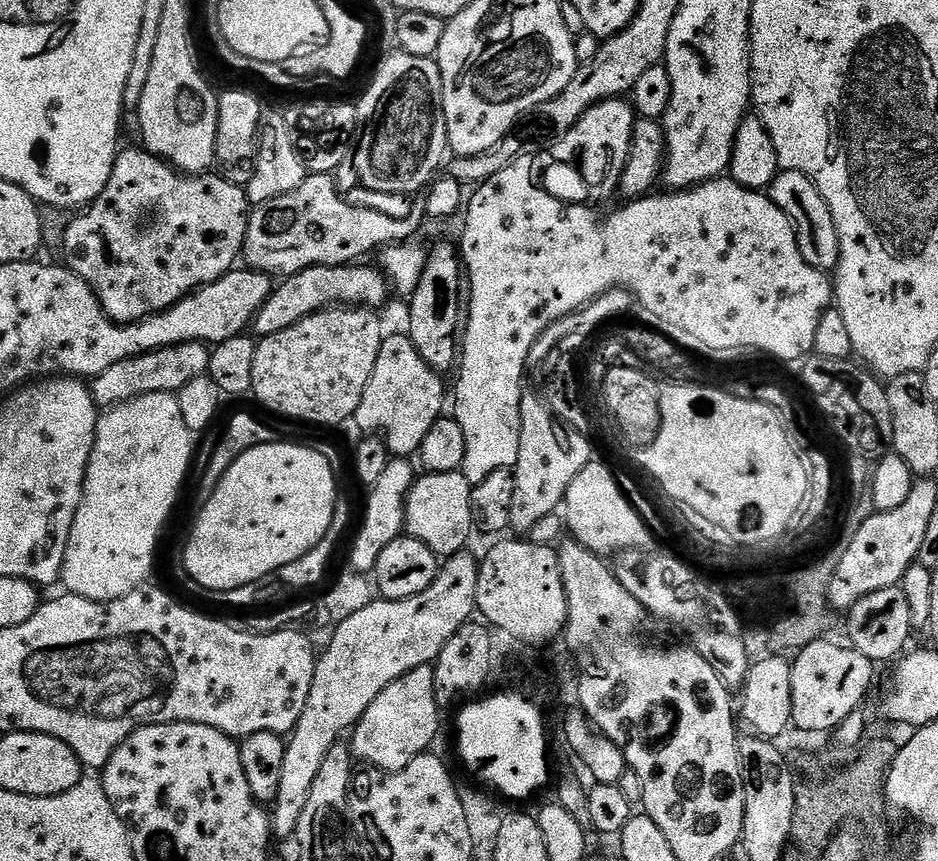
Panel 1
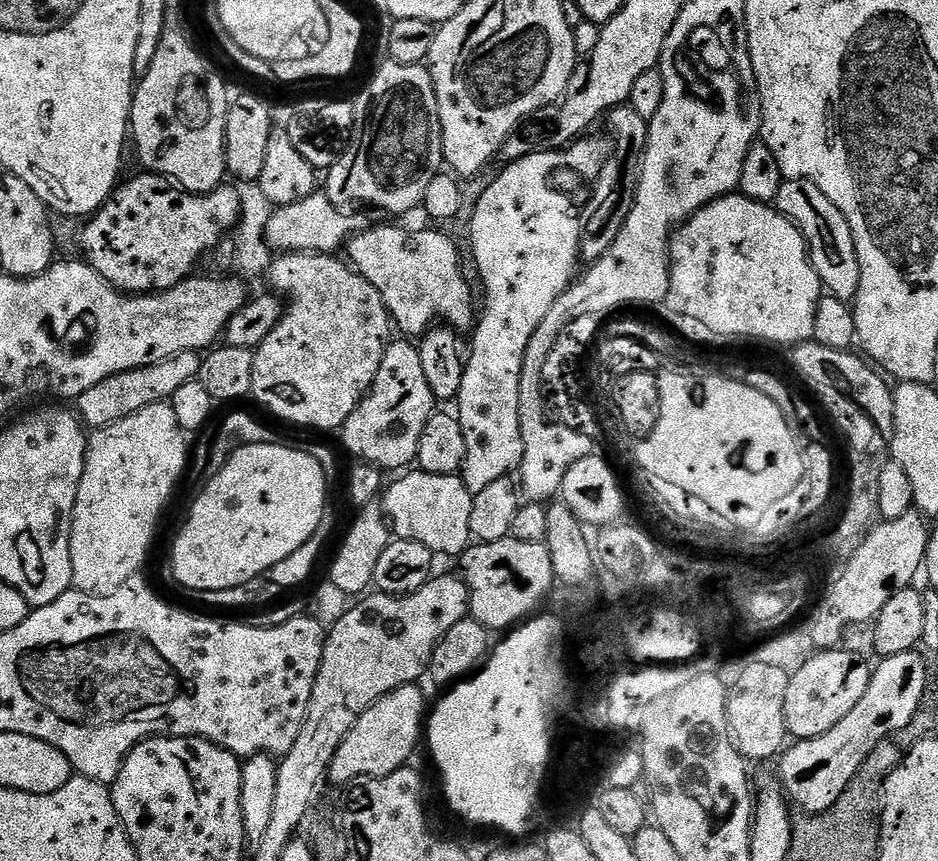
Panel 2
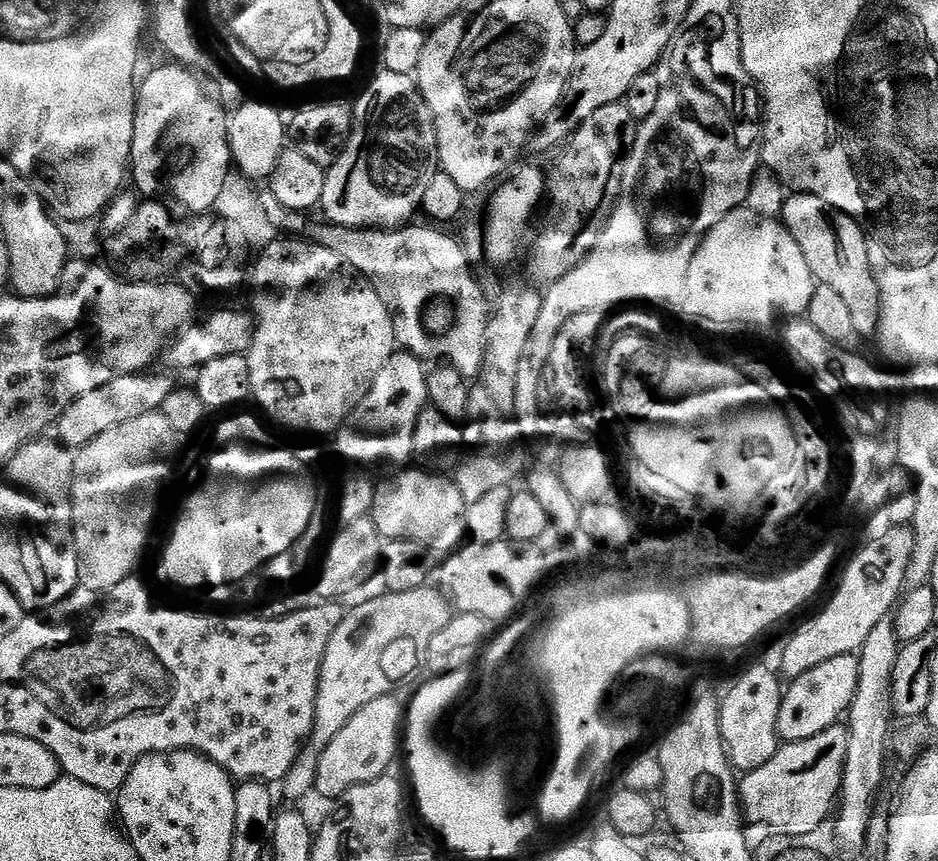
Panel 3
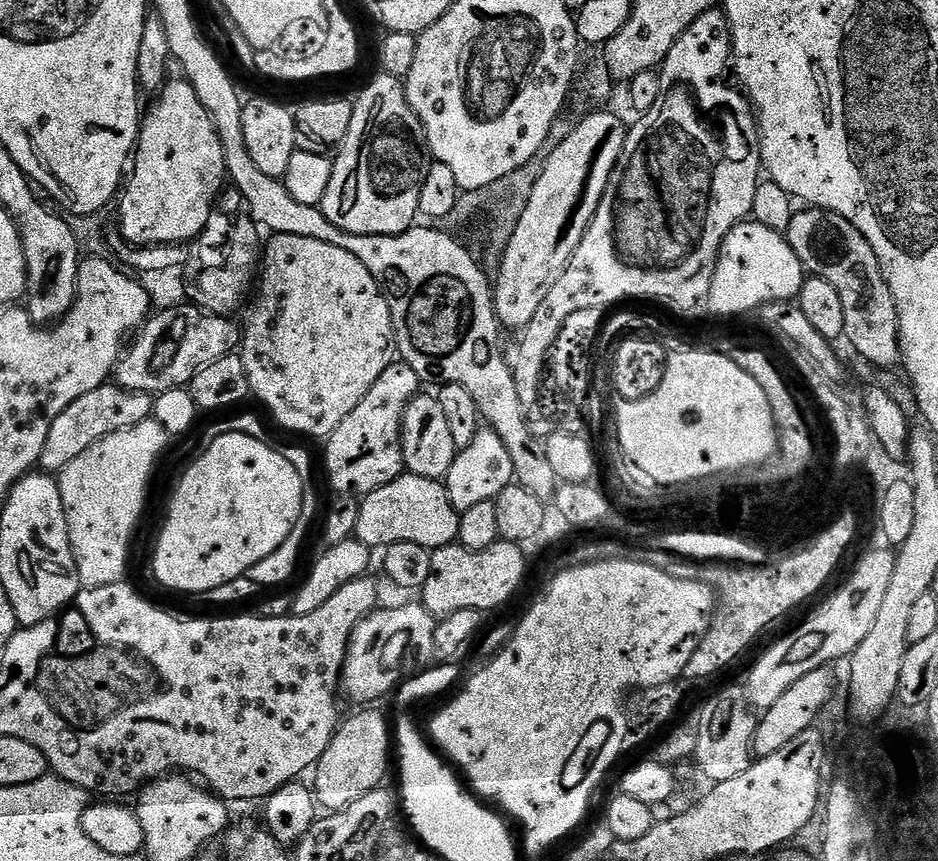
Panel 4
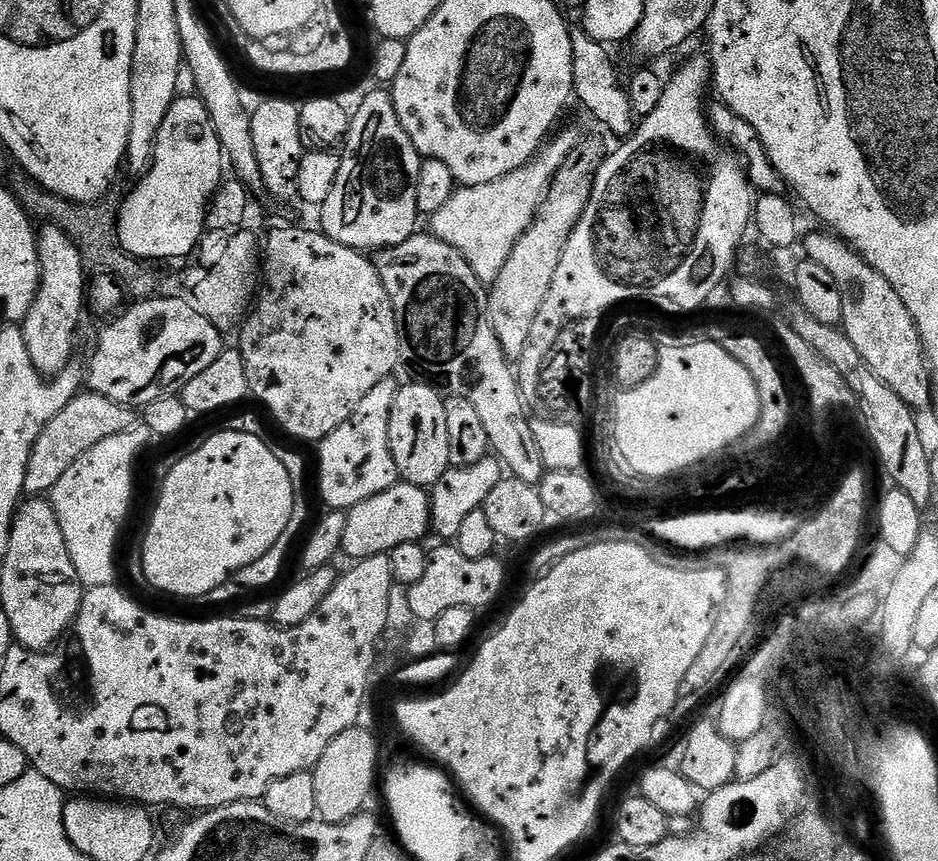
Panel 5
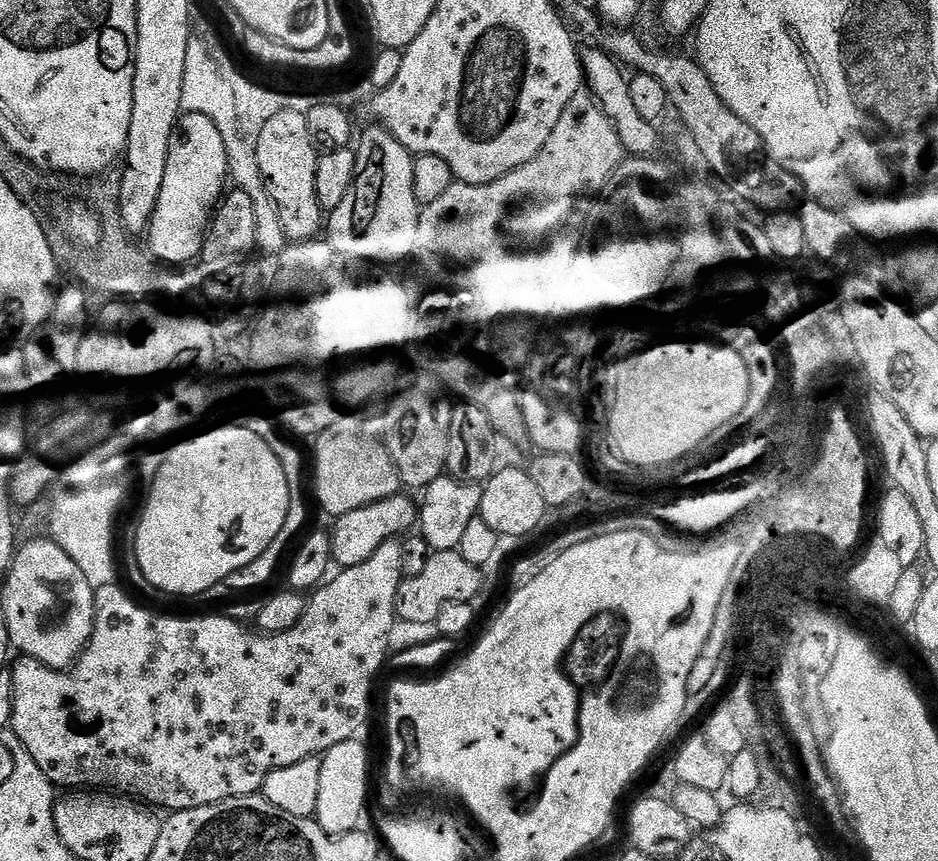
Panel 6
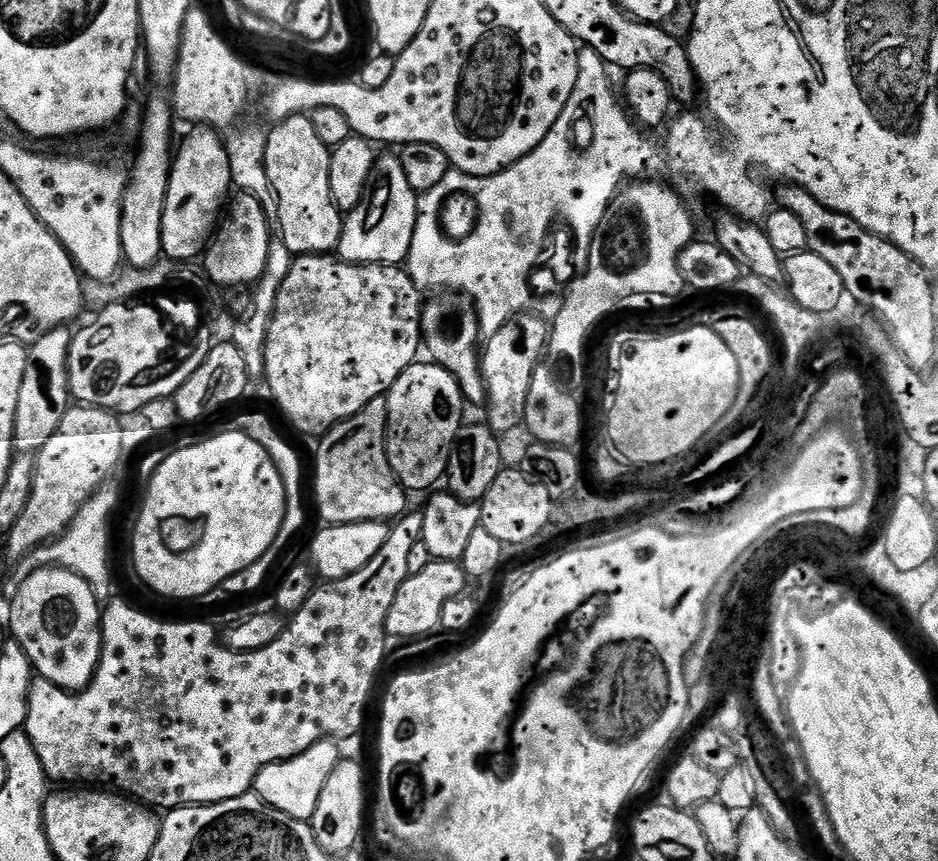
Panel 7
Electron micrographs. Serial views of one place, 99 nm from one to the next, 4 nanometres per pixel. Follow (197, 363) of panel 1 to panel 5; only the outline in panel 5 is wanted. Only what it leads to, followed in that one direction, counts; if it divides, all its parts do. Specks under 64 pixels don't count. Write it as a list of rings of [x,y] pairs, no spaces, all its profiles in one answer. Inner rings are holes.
[[[91,390],[81,391],[59,414],[54,414],[54,418],[46,422],[42,434],[38,434],[38,442],[34,442],[26,470],[25,493],[32,498],[51,493],[58,478],[62,478],[62,474],[66,474],[66,470],[70,470],[70,466],[74,466],[74,462],[78,462],[78,458],[90,450],[90,446],[98,446],[102,438],[122,434],[122,430],[130,430],[137,423],[137,413],[129,405],[119,404]]]

